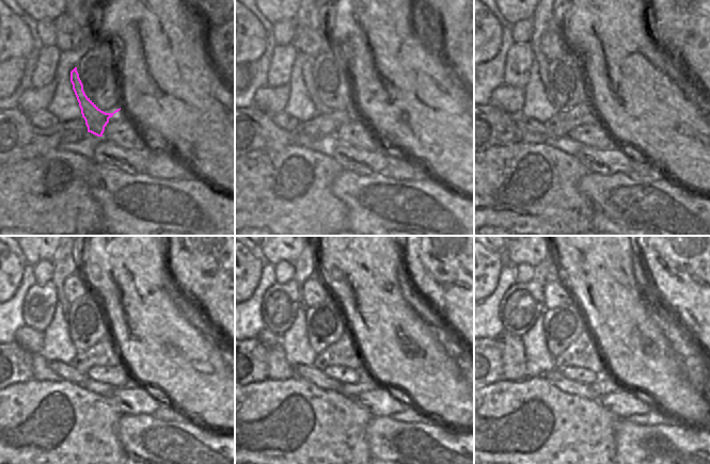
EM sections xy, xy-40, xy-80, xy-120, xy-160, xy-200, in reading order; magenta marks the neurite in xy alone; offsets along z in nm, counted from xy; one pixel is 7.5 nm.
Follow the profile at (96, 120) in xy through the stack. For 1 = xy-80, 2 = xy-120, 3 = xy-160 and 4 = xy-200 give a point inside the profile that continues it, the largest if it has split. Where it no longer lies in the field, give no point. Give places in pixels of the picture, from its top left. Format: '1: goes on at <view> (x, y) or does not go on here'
1: goes on at xy-80 (547, 18)
2: goes on at xy-120 (65, 260)
3: goes on at xy-160 (306, 264)
4: goes on at xy-200 (542, 272)

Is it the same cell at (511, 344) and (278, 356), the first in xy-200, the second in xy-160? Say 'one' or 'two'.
one

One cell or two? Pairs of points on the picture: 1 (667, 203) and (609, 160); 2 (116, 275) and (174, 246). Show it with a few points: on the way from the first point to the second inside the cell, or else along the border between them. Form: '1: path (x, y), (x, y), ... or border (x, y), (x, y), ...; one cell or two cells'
1: border (625, 172), (600, 174); two cells
2: border (166, 246), (167, 268), (172, 275); two cells

